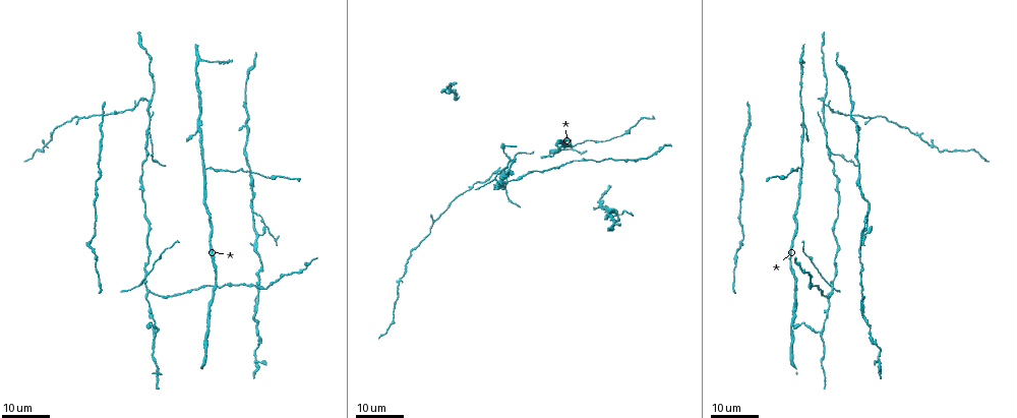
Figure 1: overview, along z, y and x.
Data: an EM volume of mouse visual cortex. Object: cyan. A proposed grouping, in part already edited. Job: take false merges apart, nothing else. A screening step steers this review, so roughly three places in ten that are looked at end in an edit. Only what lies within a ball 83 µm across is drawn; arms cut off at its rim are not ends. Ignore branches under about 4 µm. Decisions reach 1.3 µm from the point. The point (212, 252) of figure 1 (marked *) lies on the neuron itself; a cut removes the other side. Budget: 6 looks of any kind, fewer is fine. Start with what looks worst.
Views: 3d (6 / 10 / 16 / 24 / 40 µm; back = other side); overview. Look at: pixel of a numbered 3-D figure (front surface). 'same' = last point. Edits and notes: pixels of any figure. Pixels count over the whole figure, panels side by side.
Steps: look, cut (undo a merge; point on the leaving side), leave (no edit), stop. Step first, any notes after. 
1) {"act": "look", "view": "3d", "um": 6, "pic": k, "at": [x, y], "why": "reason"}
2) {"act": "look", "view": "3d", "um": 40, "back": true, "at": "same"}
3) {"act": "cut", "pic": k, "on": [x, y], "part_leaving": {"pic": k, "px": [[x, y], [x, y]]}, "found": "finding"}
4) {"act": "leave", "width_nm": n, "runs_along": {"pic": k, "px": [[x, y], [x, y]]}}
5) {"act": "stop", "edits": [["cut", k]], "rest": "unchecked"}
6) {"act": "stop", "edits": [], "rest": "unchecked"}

{"act": "look", "view": "3d", "um": 16, "pic": 1, "at": [496, 180], "why": "four or more arms meet"}

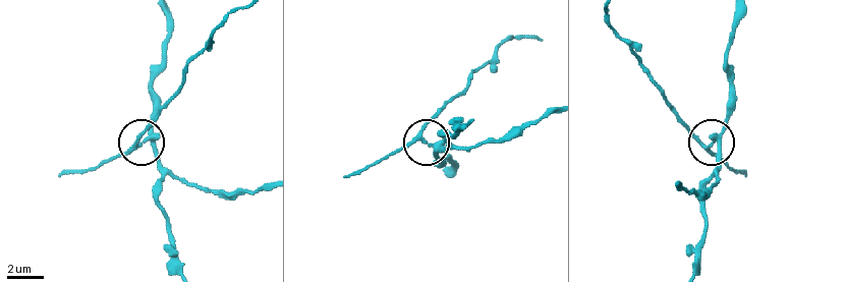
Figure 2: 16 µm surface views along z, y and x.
{"act": "look", "view": "3d", "um": 6, "pic": 2, "at": [141, 141], "why": "closer look"}

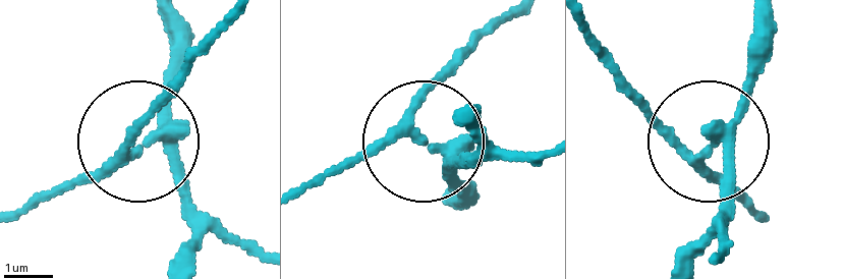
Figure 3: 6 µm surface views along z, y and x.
{"act": "cut", "pic": 3, "on": [152, 103], "part_leaving": {"pic": 3, "px": [[440, 145], [419, 104], [505, 18]]}, "found": "a second neuron is stuck on"}

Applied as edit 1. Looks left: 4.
{"act": "look", "view": "overview", "why": "see it whole again"}

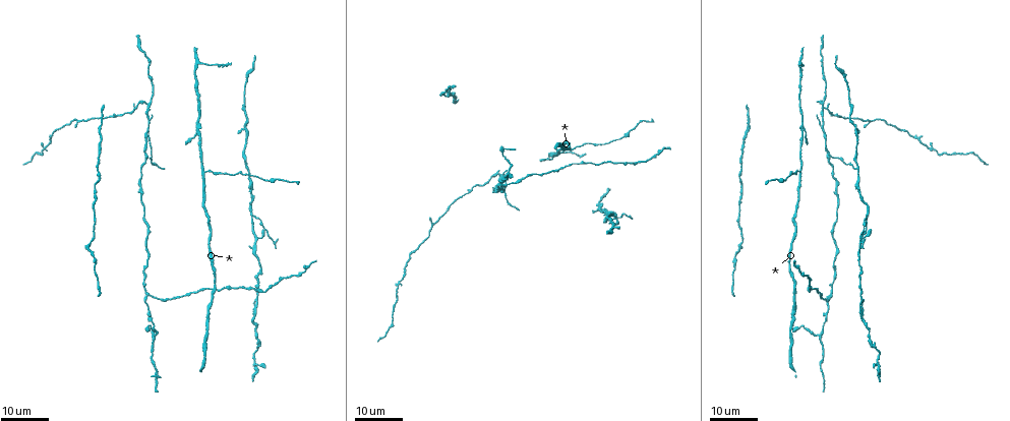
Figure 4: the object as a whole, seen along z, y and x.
{"act": "look", "view": "3d", "um": 16, "pic": 4, "at": [251, 214], "why": "small branch off a trunk"}

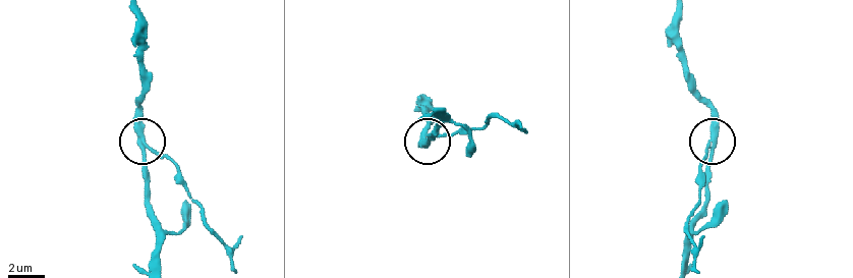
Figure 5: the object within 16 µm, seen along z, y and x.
{"act": "look", "view": "3d", "um": 10, "pic": 5, "at": [145, 149], "why": "zoom in"}

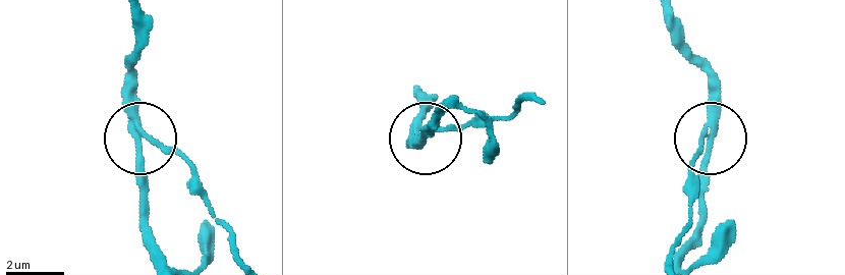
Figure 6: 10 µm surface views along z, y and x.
{"act": "cut", "pic": 6, "on": [169, 154], "arms": 3, "part_leaving": {"pic": 6, "px": [[137, 121], [188, 163], [201, 200], [240, 258]]}, "found": "a second neuron is stuck on"}

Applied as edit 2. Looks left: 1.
{"act": "stop", "edits": [["cut", 3], ["cut", 6]], "rest": "unchecked"}

